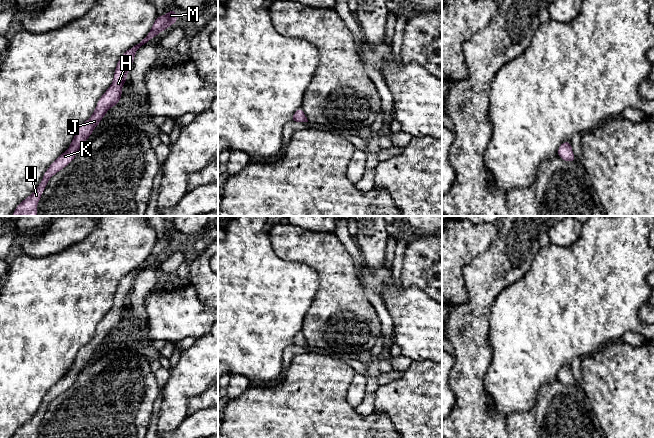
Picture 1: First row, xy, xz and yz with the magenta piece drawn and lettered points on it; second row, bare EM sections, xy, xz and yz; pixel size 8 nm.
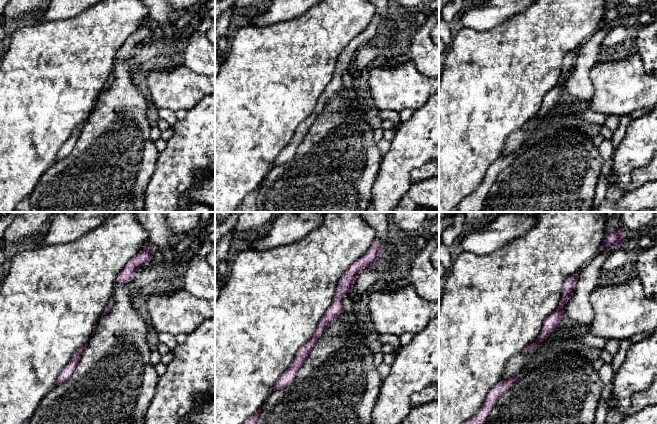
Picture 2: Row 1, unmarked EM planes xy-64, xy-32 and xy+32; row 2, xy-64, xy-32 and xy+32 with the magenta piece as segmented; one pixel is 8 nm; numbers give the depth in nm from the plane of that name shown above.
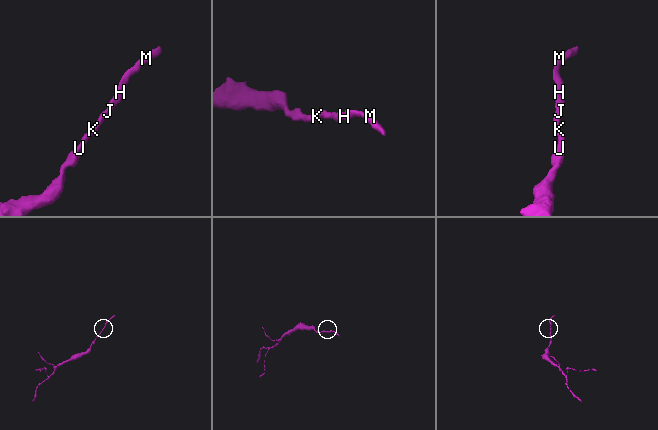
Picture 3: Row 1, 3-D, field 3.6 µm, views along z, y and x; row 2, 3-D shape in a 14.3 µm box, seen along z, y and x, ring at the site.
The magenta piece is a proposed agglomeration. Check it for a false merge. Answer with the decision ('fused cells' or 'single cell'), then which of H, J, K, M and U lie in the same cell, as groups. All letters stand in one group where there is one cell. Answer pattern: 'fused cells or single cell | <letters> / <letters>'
single cell | H J K M U

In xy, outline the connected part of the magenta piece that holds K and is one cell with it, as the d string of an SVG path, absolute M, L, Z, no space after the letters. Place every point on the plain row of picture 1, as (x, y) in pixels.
M173 233L165 239L158 240L145 262L139 268L131 271L121 279L114 295L113 306L98 324L91 341L78 351L69 373L64 375L48 391L38 411L31 419L18 428L13 438L37 438L38 426L48 408L49 403L75 383L77 376L91 360L95 351L101 346L107 335L120 327L120 321L123 319L122 311L127 304L127 298L133 288L137 274L177 245L178 237Z

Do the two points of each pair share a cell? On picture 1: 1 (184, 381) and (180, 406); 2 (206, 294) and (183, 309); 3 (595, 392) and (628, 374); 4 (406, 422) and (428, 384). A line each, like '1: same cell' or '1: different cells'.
1: same cell
2: different cells
3: same cell
4: same cell

